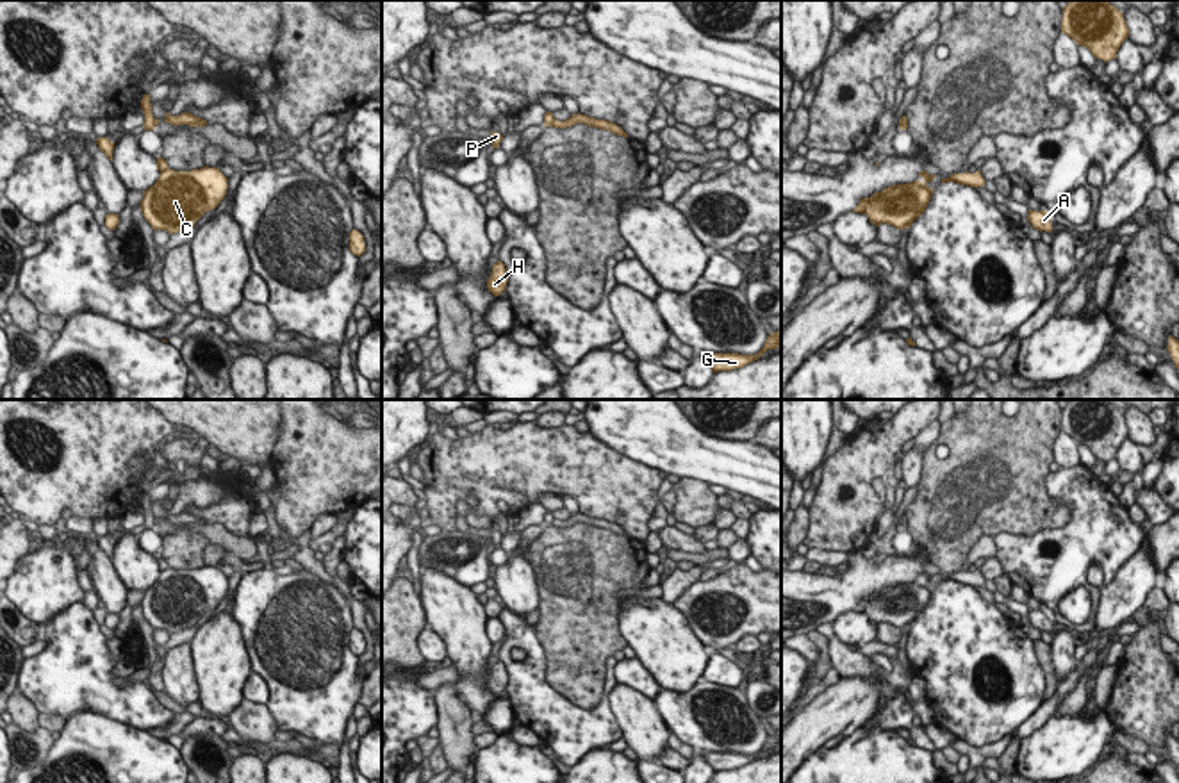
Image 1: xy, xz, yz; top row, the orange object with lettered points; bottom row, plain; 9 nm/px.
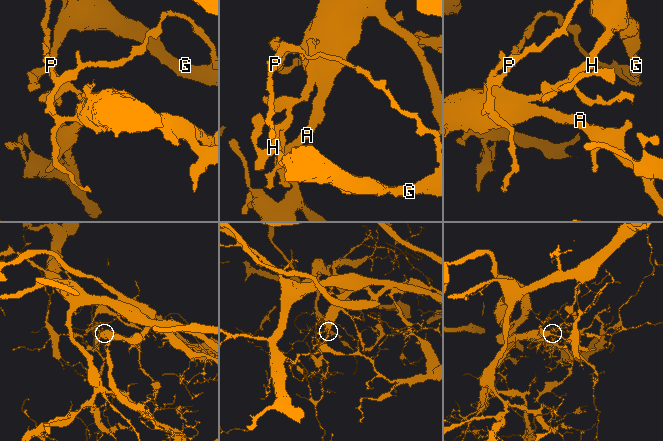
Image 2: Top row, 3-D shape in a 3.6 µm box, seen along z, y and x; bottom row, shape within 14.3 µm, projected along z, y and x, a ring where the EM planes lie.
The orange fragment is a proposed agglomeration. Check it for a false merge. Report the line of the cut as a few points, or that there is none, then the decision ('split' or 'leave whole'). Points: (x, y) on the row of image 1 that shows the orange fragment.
yz (905, 116), (901, 122), (903, 129) | split

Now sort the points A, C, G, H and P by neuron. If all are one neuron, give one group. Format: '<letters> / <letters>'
A C P / G H

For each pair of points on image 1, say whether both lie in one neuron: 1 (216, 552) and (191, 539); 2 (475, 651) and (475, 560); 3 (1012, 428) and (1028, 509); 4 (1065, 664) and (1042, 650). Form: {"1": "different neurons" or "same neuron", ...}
{"1": "different neurons", "2": "different neurons", "3": "same neuron", "4": "different neurons"}

